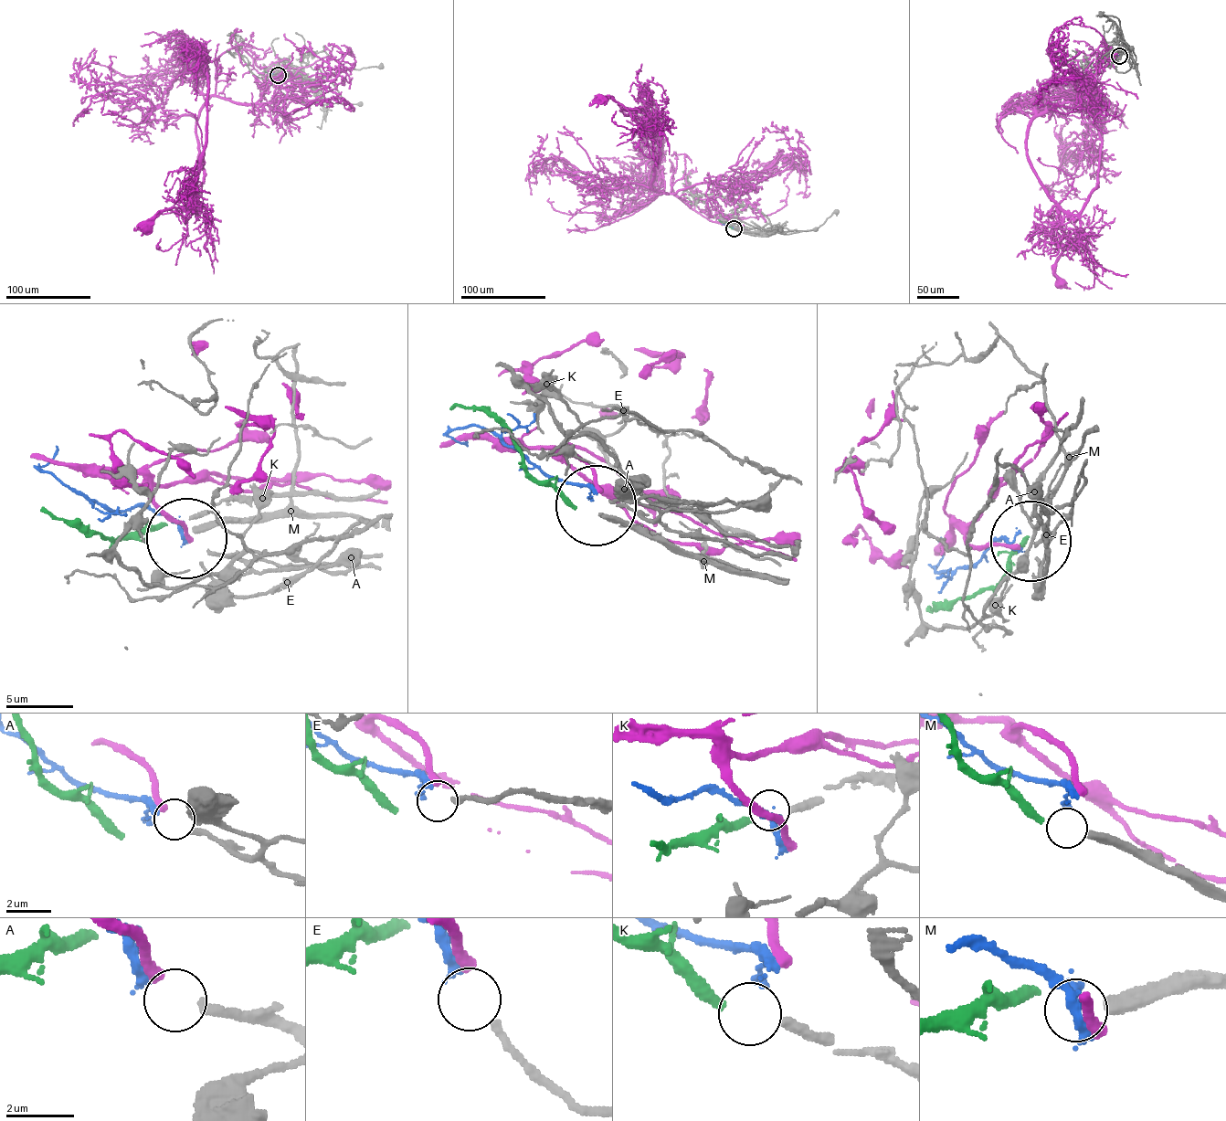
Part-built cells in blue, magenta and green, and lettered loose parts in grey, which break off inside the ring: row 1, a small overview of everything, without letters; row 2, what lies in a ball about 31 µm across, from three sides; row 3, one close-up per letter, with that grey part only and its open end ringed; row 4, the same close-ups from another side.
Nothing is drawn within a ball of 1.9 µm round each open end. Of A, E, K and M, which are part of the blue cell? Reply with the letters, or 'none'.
E

